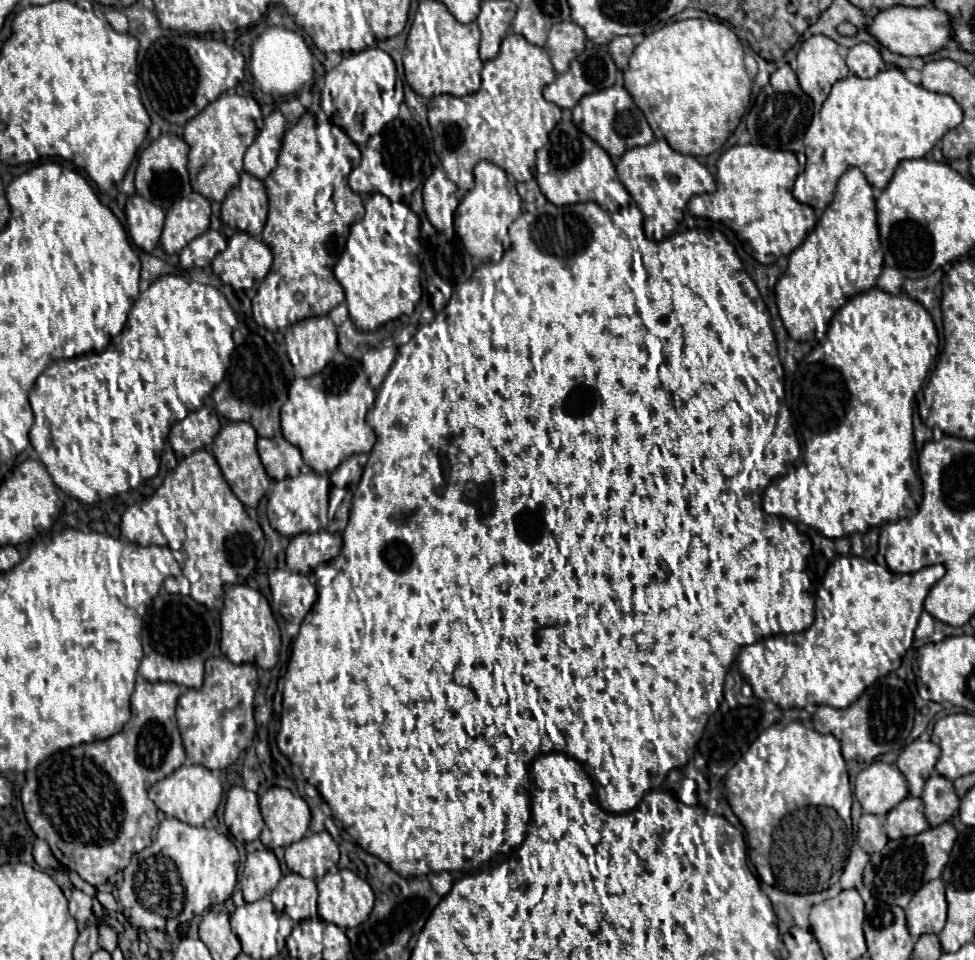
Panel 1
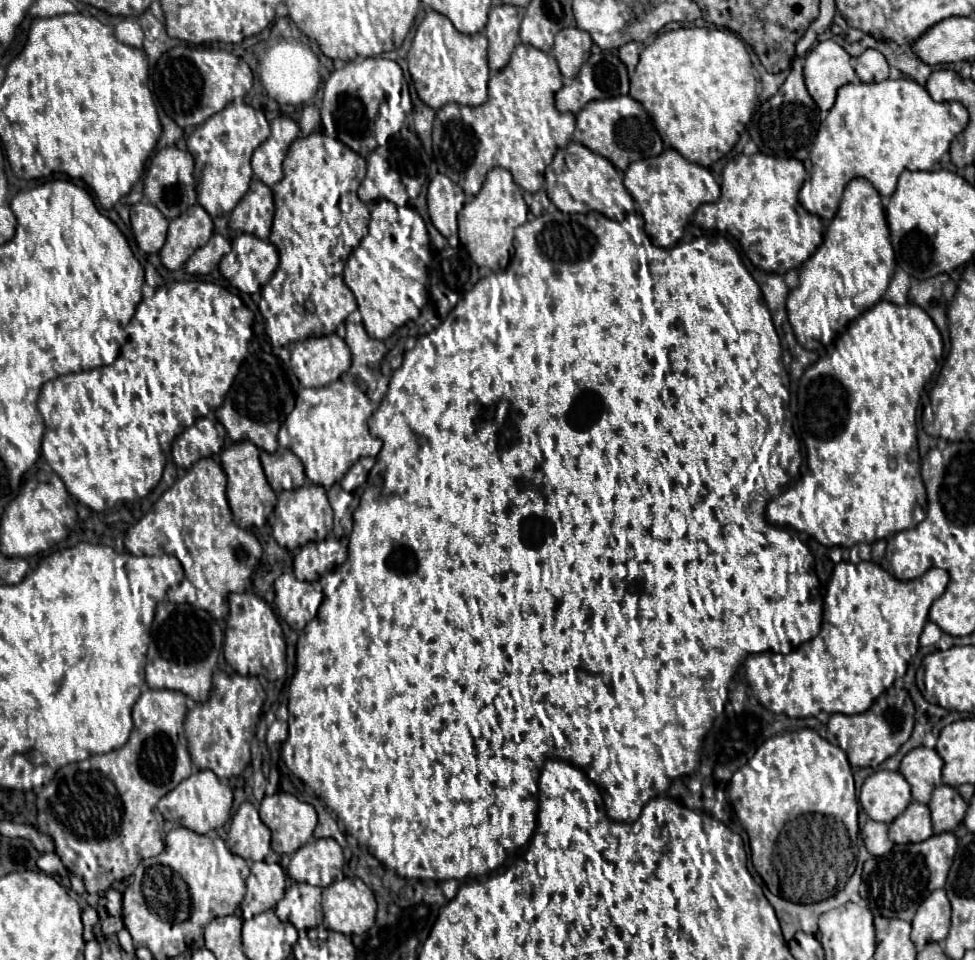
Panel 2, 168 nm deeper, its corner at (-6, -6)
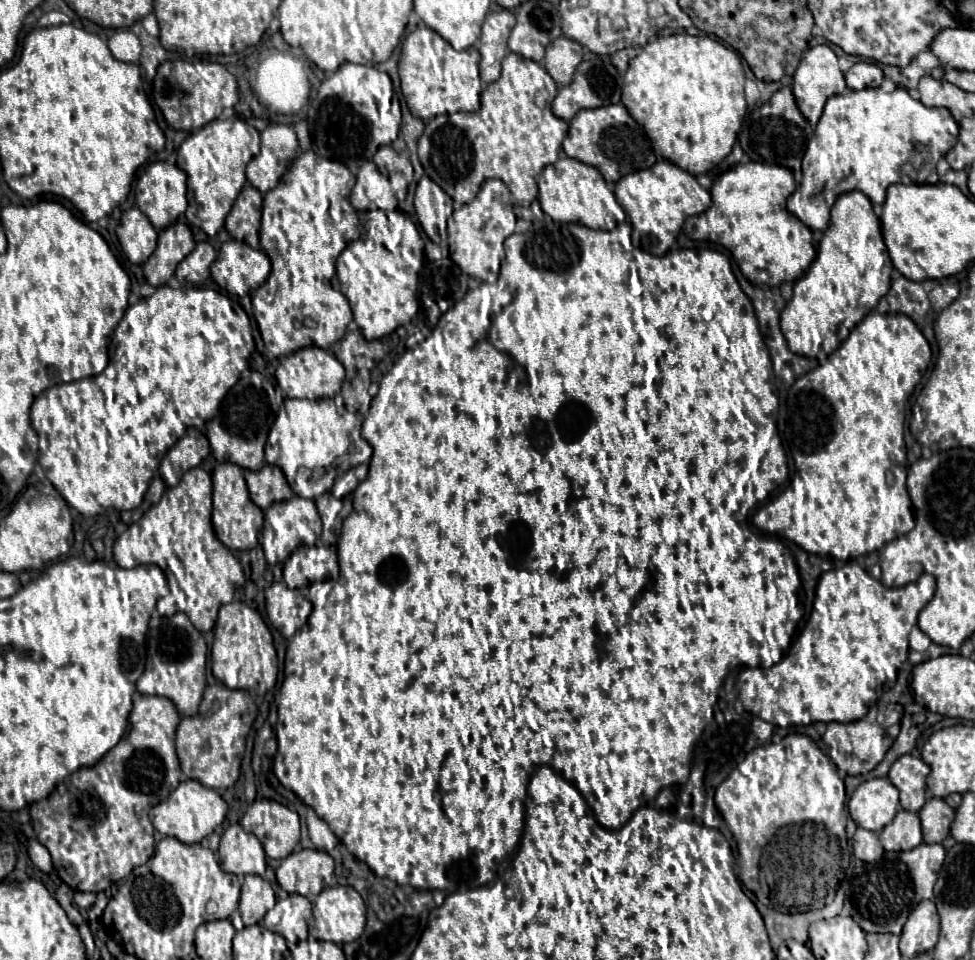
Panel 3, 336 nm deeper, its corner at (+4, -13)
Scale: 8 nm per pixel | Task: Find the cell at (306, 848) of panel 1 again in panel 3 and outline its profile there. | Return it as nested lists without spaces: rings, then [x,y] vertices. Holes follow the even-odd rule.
[[[299,850],[289,854],[277,868],[277,882],[285,892],[318,895],[324,887],[337,886],[334,860],[321,850]]]

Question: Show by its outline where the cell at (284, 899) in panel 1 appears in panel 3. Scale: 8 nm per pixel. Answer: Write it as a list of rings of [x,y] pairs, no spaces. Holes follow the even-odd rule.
[[[289,894],[285,900],[277,900],[275,908],[265,914],[265,928],[281,934],[287,942],[295,944],[307,938],[307,922],[311,918],[311,902],[301,894]]]

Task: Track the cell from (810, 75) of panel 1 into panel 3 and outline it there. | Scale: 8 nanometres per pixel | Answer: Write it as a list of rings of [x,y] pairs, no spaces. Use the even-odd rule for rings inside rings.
[[[827,44],[809,48],[805,52],[805,56],[801,58],[795,74],[793,74],[793,96],[797,100],[797,106],[799,106],[801,114],[811,122],[811,126],[815,126],[817,120],[821,118],[821,112],[823,112],[823,106],[825,106],[827,98],[833,96],[833,94],[845,94],[845,92],[847,92],[845,76],[839,70],[835,52]]]

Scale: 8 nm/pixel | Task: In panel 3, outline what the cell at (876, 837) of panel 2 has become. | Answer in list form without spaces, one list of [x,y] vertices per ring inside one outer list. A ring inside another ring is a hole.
[[[857,828],[855,836],[853,836],[853,854],[855,858],[863,860],[863,862],[871,862],[883,856],[883,846],[879,842],[879,834],[865,830],[865,828]]]

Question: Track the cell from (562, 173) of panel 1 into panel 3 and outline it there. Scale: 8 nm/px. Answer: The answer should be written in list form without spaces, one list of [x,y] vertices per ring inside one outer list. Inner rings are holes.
[[[561,156],[555,164],[543,168],[539,176],[539,204],[555,222],[579,222],[595,230],[613,230],[625,222],[625,210],[607,188],[599,170],[569,156]]]

